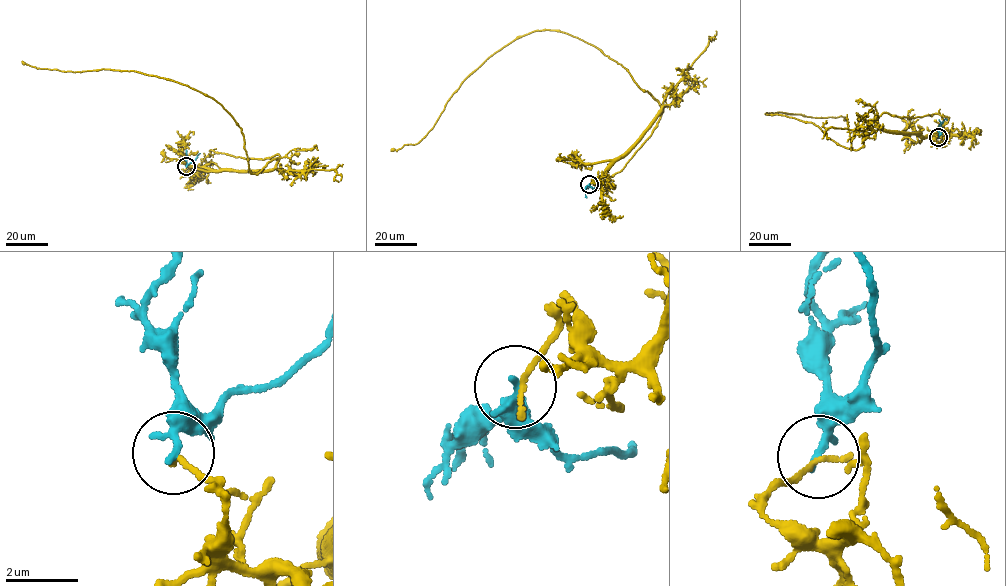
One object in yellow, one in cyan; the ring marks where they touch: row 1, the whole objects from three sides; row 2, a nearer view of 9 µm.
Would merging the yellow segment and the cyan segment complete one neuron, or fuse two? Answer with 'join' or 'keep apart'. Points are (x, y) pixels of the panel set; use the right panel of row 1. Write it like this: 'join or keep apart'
keep apart

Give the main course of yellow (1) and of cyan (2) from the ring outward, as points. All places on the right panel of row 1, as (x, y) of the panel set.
1: (939, 137), (937, 143), (927, 134), (888, 131), (875, 121), (854, 150), (812, 123), (765, 114), (844, 118)
2: (939, 137), (938, 127), (947, 120)

